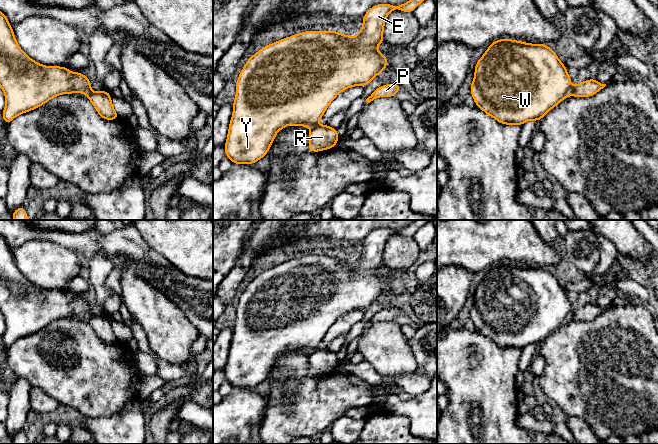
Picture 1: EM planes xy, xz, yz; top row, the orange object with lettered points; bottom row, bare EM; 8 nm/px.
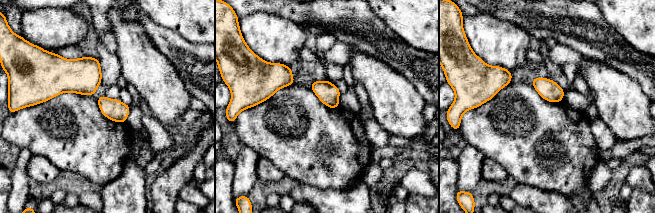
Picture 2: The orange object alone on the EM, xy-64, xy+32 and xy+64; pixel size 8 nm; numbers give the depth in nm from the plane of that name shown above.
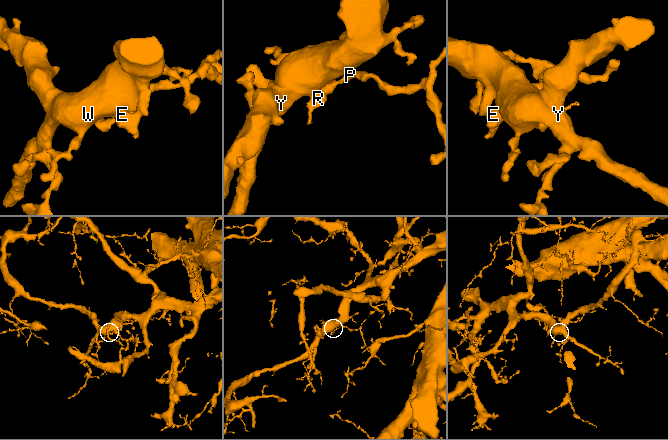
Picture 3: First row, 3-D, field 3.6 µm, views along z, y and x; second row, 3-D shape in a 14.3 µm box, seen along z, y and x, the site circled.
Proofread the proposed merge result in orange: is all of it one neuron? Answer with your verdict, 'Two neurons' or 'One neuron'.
Two neurons

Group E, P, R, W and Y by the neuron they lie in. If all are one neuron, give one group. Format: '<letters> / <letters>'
E W Y / P R

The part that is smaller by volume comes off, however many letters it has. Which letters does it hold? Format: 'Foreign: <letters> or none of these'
Foreign: P, R

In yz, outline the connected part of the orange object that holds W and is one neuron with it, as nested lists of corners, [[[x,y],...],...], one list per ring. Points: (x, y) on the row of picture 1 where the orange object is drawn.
[[[512,39],[492,42],[475,65],[471,95],[487,115],[505,125],[523,125],[529,120],[538,122],[545,114],[568,97],[572,88],[570,75],[556,53],[546,44],[531,44]]]

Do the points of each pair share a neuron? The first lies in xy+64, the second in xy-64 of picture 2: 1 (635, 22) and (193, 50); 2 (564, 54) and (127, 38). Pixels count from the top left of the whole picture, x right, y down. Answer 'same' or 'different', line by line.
1: different
2: different

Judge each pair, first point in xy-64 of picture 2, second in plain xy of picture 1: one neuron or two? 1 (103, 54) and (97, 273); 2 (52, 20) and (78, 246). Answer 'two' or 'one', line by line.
1: one
2: two

